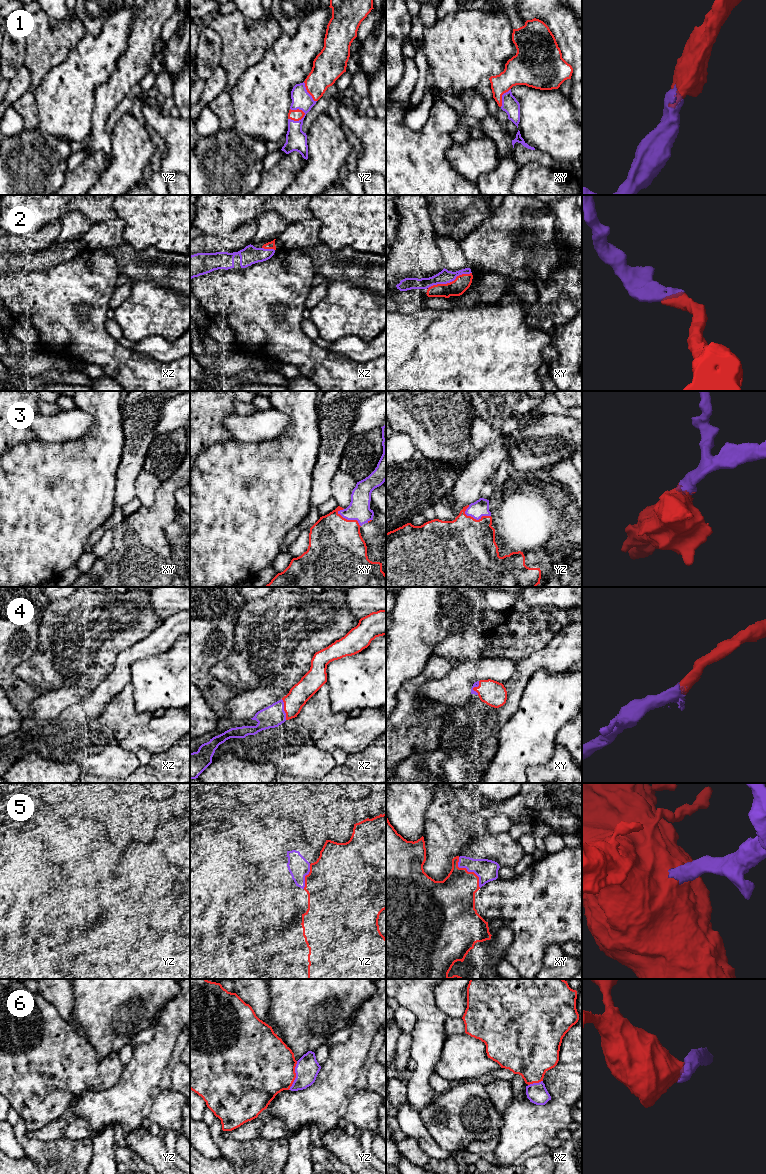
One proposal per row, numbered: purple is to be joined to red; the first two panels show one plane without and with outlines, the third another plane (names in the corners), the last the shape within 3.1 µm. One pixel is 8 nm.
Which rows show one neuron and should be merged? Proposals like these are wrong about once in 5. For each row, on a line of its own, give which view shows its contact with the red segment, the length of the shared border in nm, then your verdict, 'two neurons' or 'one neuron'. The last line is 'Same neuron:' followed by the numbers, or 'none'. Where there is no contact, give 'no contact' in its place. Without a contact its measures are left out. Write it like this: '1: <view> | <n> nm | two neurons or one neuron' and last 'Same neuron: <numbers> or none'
1: yz | 150 nm | one neuron
2: xy | 380 nm | one neuron
3: yz | 220 nm | one neuron
4: xz | 170 nm | one neuron
5: xy | 300 nm | one neuron
6: yz | 240 nm | one neuron
Same neuron: 1, 2, 3, 4, 5, 6

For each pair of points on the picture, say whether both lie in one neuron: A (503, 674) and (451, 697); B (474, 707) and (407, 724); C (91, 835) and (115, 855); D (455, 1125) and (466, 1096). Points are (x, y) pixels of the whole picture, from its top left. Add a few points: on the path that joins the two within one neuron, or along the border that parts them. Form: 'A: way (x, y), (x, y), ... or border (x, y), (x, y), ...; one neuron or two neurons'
A: way (490, 672), (475, 672), (463, 684); one neuron
B: border (447, 707), (440, 737); two neurons
C: way (97, 838), (109, 849); one neuron
D: way (455, 1118), (464, 1103); one neuron

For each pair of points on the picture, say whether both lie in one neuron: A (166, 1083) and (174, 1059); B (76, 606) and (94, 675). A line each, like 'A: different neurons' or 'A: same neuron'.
A: same neuron
B: same neuron

